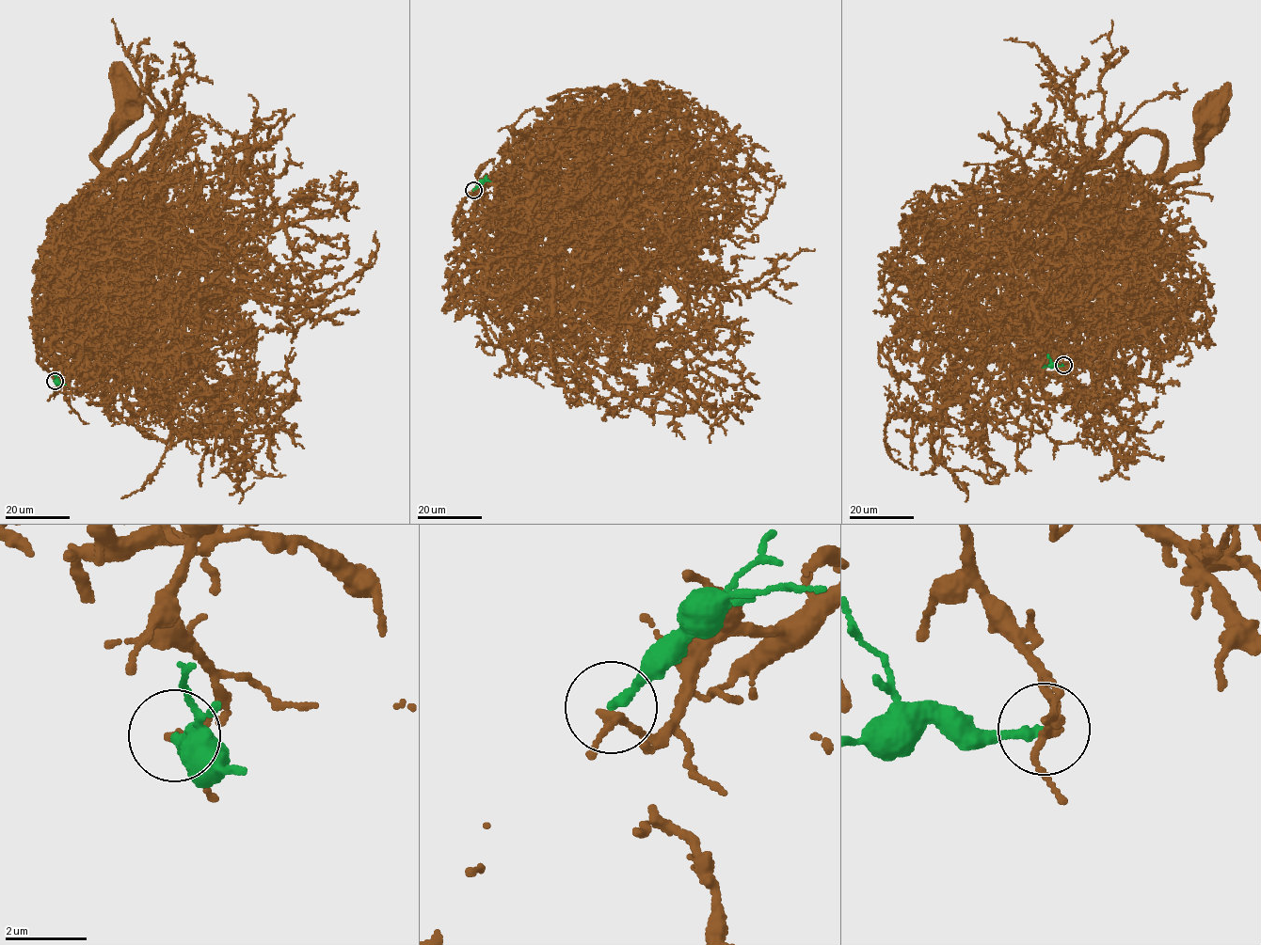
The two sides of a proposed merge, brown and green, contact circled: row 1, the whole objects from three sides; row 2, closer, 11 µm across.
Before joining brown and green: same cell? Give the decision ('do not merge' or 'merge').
do not merge

